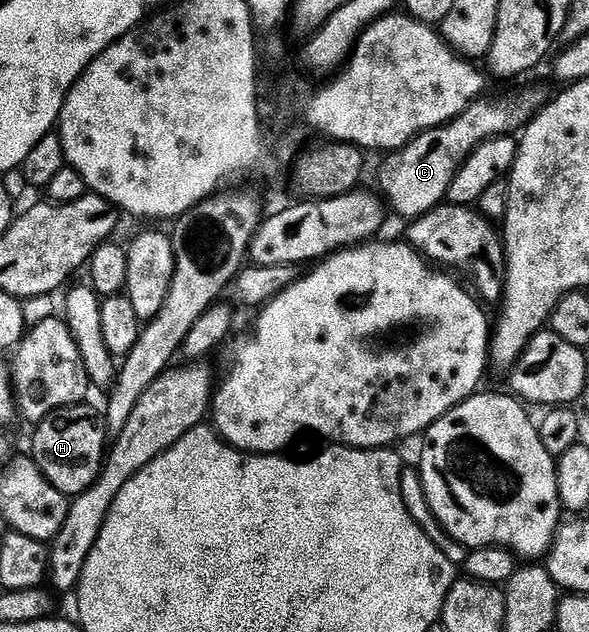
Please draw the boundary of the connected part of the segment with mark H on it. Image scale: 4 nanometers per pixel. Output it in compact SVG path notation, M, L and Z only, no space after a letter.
M88 404L55 409L53 413L46 415L46 419L39 421L35 426L36 434L32 437L31 460L45 479L69 499L85 493L100 478L106 461L106 450L110 445L110 434L101 410Z

